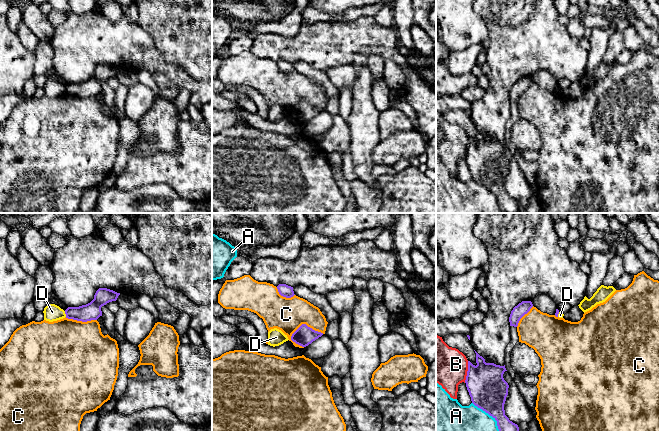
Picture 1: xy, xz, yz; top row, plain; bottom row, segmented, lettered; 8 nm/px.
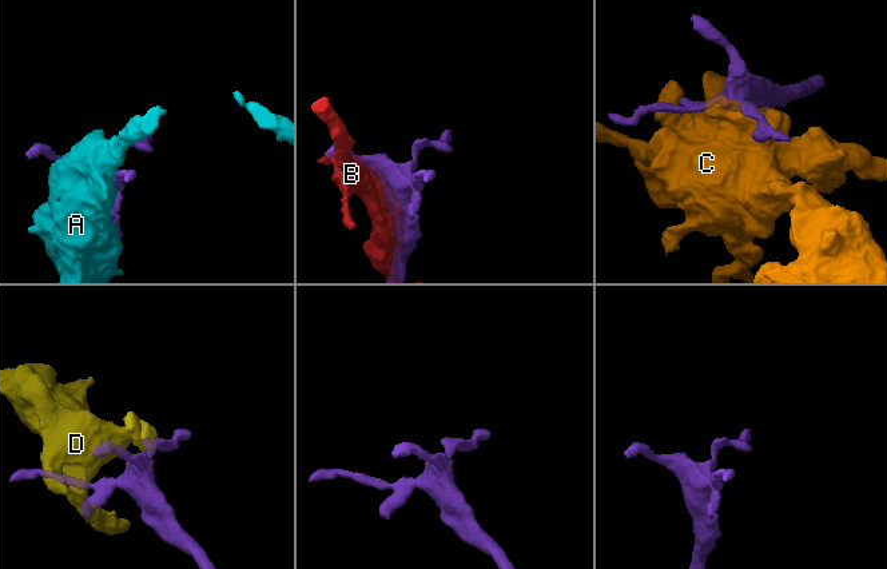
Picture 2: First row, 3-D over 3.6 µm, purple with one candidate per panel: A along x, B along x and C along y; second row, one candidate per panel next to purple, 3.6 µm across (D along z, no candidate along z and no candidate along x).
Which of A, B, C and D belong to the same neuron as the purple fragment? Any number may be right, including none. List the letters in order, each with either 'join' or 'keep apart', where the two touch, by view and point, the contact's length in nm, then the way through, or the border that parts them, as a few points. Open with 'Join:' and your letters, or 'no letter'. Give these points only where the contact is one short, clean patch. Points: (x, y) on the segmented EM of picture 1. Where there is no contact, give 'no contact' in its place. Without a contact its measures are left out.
Join: no letter
A: keep apart; meets purple in yz at (489, 414); contact 320 nm long
B: keep apart; meets purple in yz at (467, 372); contact 180 nm long
C: keep apart; meets purple in xz at (305, 324); contact 280 nm long
D: keep apart; meets purple in xy at (65, 313); contact 50 nm long; border along xy (64, 311), (66, 316)

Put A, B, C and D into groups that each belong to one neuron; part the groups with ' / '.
A / B / C / D

